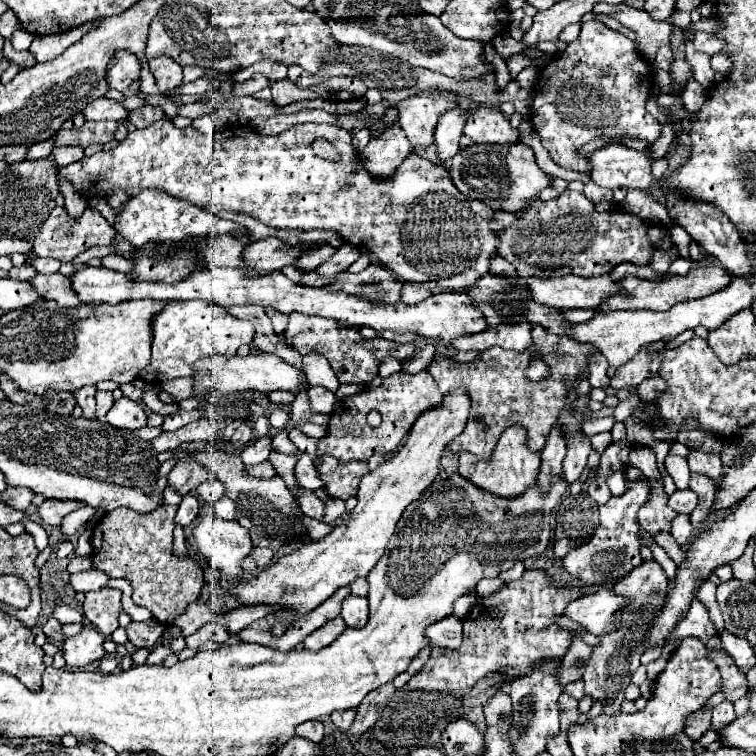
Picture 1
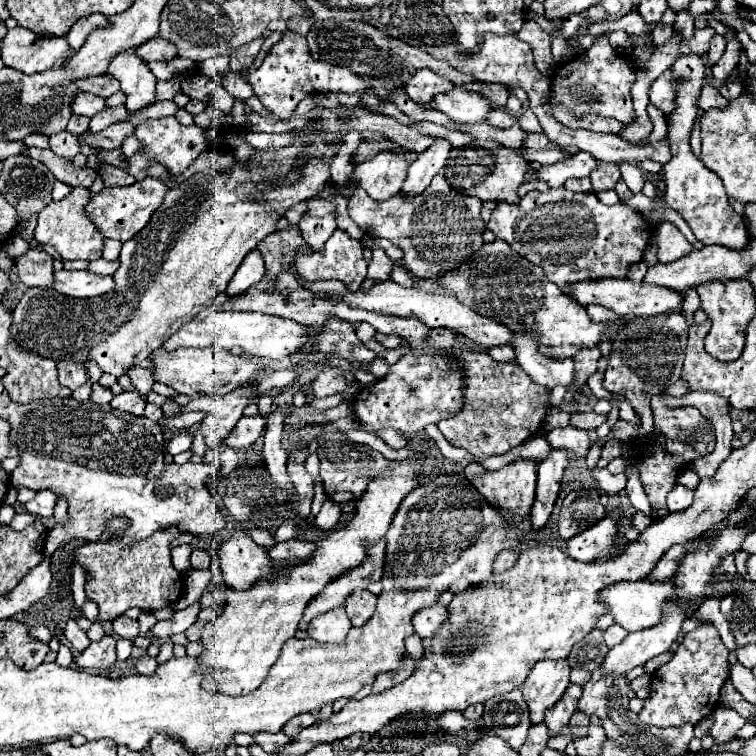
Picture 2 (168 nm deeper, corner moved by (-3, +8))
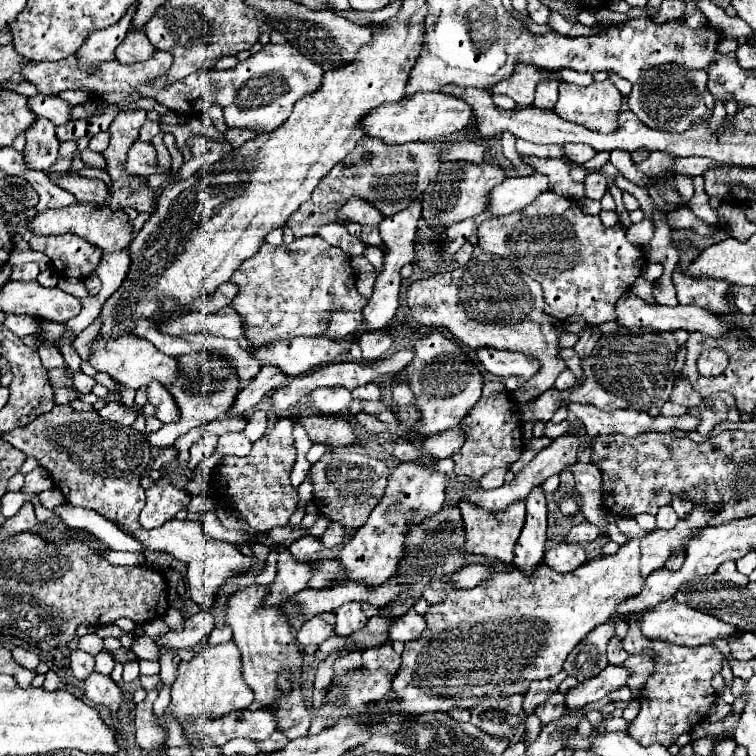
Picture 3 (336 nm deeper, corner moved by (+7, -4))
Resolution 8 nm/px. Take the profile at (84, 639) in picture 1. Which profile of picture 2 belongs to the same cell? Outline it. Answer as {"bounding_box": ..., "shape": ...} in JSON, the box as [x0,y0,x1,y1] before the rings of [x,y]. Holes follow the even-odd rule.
{"bounding_box":[76,636,116,670],"shape":[[[104,636],[100,642],[92,642],[76,660],[80,668],[92,668],[92,670],[110,670],[110,666],[116,662],[116,640],[112,636]]]}

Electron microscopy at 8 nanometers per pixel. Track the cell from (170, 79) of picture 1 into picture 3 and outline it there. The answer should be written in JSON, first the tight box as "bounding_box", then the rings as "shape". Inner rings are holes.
{"bounding_box":[116,32,156,64],"shape":[[[130,32],[124,42],[118,46],[116,60],[120,64],[134,64],[134,62],[144,62],[154,56],[156,48],[150,44],[144,32]]]}

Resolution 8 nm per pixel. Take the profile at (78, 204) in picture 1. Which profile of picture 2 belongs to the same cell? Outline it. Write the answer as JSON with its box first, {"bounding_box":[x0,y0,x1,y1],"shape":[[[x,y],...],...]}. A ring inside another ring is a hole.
{"bounding_box":[24,133,49,149],"shape":[[[32,133],[28,135],[24,142],[29,146],[35,146],[42,149],[49,149],[48,136],[40,133]]]}

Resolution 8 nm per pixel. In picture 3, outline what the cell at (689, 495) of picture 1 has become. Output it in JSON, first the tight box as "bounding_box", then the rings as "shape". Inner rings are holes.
{"bounding_box":[656,506,678,528],"shape":[[[662,506],[660,510],[658,510],[658,514],[656,514],[656,526],[658,528],[674,528],[674,524],[678,522],[678,516],[676,516],[676,512],[672,510],[672,506]]]}

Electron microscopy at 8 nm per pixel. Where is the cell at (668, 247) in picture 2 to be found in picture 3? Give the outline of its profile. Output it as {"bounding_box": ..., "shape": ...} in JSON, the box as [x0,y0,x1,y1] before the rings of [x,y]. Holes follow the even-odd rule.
{"bounding_box":[644,262,664,282],"shape":[[[648,262],[646,270],[644,270],[644,278],[648,282],[656,282],[662,276],[662,272],[664,272],[664,266],[660,262]]]}

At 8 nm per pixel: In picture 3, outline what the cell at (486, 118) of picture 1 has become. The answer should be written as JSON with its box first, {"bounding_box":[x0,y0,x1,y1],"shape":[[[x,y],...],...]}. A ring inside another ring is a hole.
{"bounding_box":[364,92,472,144],"shape":[[[418,92],[414,96],[404,96],[400,104],[388,104],[370,112],[370,116],[366,116],[364,128],[366,128],[366,136],[382,138],[392,144],[424,142],[424,140],[442,140],[448,138],[450,134],[464,130],[470,124],[470,118],[472,118],[472,108],[464,100],[442,92],[436,94]]]}

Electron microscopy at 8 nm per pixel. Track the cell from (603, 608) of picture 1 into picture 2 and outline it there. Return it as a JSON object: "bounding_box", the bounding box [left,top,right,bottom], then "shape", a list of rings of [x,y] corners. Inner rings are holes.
{"bounding_box":[602,582,672,632],"shape":[[[618,582],[602,592],[604,604],[610,606],[610,614],[628,632],[650,628],[660,620],[664,600],[672,596],[672,582]]]}

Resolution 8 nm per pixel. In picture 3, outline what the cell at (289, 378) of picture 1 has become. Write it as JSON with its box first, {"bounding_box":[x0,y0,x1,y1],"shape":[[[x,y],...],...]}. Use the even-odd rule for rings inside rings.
{"bounding_box":[90,336,178,390],"shape":[[[120,336],[108,344],[102,340],[94,340],[90,364],[132,390],[146,388],[152,380],[158,380],[164,388],[170,388],[178,380],[178,358],[160,352],[154,344],[138,336]]]}

